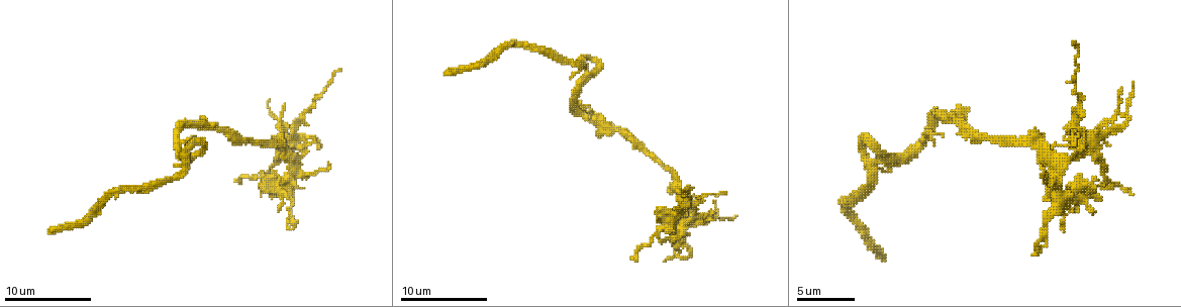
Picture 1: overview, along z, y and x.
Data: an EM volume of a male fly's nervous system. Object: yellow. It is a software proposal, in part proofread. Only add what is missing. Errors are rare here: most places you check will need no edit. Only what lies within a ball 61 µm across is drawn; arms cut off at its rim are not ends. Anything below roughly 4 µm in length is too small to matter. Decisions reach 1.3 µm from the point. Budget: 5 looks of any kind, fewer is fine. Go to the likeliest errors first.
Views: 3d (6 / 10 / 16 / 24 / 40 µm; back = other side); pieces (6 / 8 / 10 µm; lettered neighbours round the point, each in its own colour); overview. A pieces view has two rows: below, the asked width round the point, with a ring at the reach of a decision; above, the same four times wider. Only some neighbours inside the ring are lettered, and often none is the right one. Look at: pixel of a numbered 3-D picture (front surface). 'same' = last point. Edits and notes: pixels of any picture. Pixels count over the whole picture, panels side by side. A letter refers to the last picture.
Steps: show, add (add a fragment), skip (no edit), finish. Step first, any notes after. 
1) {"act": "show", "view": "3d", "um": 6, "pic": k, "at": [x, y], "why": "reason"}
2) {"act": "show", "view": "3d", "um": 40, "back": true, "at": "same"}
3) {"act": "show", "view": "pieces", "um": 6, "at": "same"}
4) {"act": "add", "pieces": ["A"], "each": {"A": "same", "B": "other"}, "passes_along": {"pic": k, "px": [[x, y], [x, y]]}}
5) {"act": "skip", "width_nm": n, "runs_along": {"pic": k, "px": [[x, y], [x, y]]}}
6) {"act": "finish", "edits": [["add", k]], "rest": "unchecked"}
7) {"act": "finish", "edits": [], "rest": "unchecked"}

{"act": "show", "view": "3d", "um": 6, "pic": 1, "at": [290, 229], "why": "tapers out"}

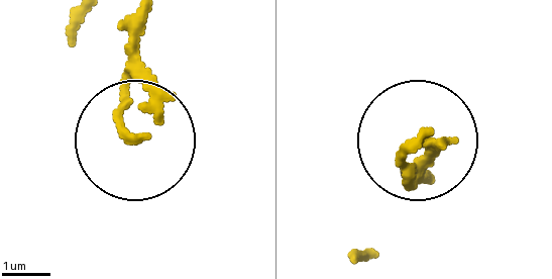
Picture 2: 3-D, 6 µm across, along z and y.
{"act": "show", "view": "pieces", "um": 6, "pic": 2, "at": [425, 133]}

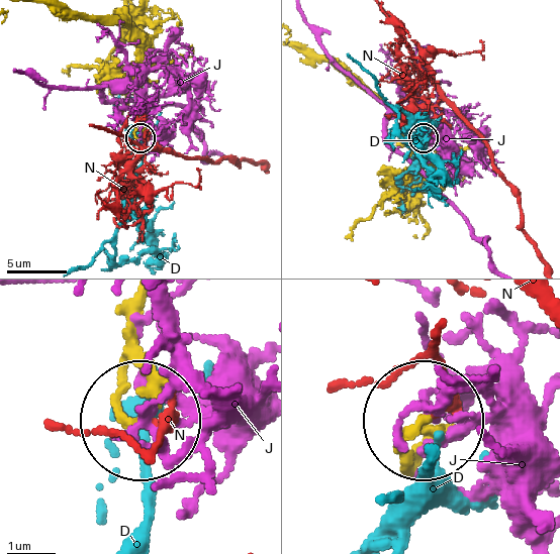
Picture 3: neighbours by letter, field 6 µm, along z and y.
{"act": "skip", "each": {"D": "other", "J": "other", "N": "other"}, "runs_along": {"pic": 3, "px": [[138, 303], [151, 388], [143, 420]]}, "found": "no lettered fragment goes on from it"}

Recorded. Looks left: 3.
{"act": "show", "view": "3d", "um": 6, "pic": 1, "at": [634, 261], "why": "branch stops here"}

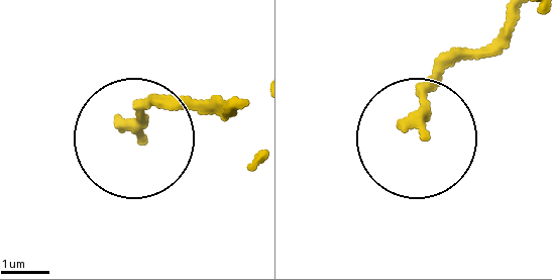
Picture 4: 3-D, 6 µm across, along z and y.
{"act": "show", "view": "pieces", "um": 6, "pic": 4, "at": [134, 129]}

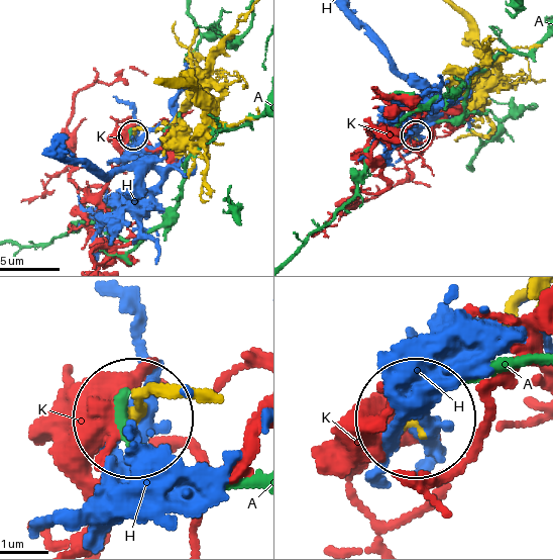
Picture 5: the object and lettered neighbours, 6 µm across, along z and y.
{"act": "skip", "each": {"A": "other", "H": "other", "K": "other"}, "found": "no lettered fragment goes on from it"}

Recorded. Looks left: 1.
{"act": "finish", "edits": [], "rest": "unchecked"}

